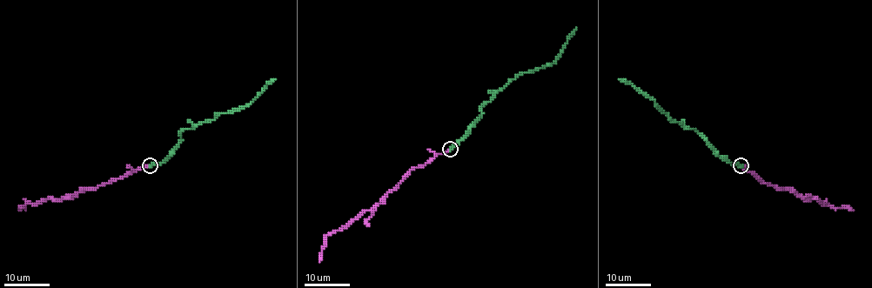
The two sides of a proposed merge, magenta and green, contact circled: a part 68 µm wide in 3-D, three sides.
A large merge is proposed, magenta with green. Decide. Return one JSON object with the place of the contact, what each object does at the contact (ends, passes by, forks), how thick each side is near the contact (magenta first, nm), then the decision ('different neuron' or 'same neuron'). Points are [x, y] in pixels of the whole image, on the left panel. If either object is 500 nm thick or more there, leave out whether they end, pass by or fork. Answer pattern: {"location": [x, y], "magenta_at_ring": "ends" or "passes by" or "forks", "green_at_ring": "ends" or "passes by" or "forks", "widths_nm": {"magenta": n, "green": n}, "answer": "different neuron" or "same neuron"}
{"location": [150, 165], "magenta_at_ring": "ends", "green_at_ring": "ends", "widths_nm": {"magenta": 340, "green": 320}, "answer": "same neuron"}

